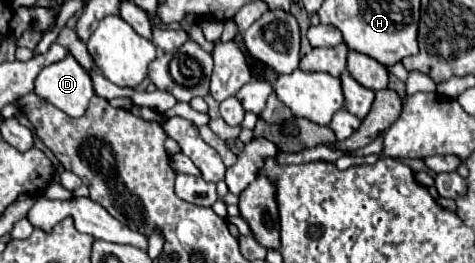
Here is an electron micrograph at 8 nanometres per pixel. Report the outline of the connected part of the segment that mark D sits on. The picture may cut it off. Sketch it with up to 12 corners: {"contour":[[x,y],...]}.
{"contour":[[68,55],[38,73],[34,93],[70,117],[94,97]]}

